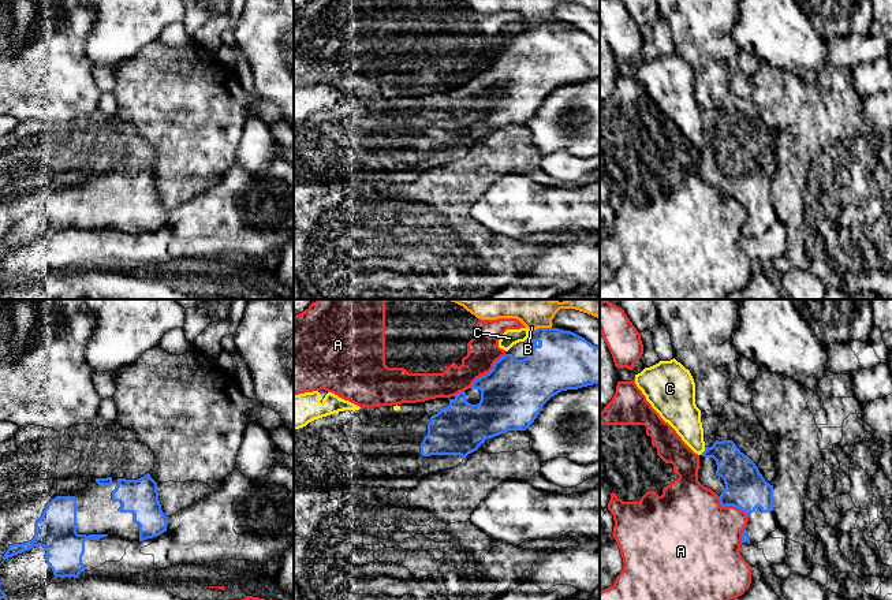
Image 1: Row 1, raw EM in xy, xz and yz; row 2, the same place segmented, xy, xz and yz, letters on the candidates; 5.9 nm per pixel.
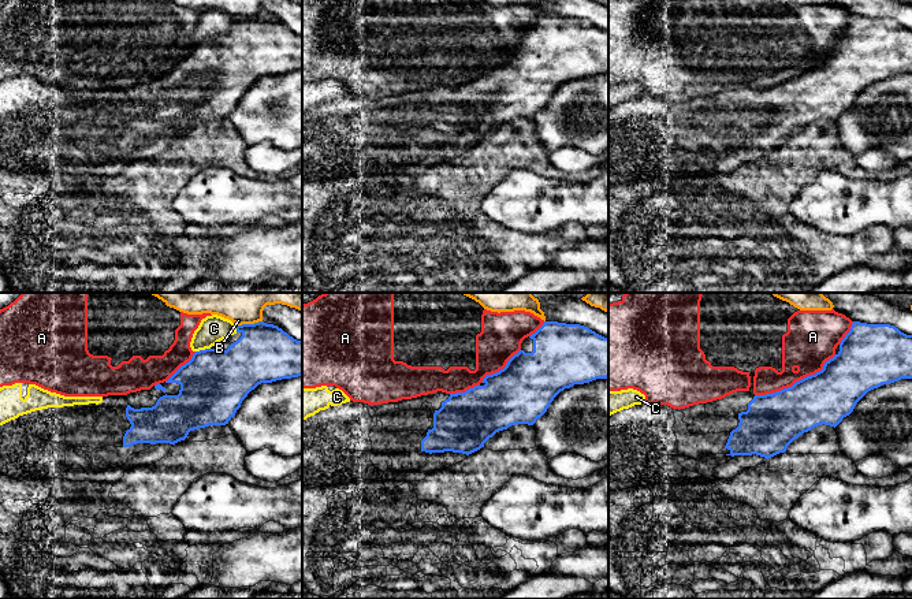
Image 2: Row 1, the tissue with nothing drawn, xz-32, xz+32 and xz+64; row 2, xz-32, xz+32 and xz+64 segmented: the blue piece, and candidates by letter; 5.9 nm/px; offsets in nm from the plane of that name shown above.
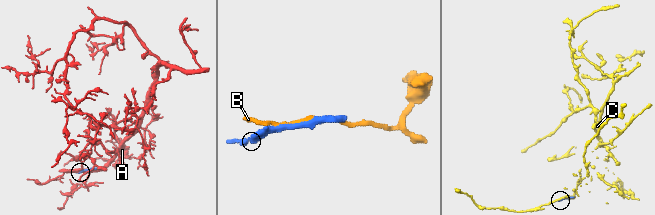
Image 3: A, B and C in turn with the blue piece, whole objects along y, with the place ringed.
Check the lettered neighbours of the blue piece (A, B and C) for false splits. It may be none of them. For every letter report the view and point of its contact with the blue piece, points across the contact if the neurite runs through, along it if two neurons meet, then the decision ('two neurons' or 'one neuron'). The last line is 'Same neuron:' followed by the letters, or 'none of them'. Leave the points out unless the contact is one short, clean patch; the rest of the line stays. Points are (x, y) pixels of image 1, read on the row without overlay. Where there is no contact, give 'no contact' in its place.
A: meets blue in xz at (489, 66); two neurons
B: meets blue in xz at (541, 22); two neurons
C: meets blue in xz at (529, 30); two neurons
Same neuron: none of them

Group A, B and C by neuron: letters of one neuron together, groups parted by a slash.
A / B / C

